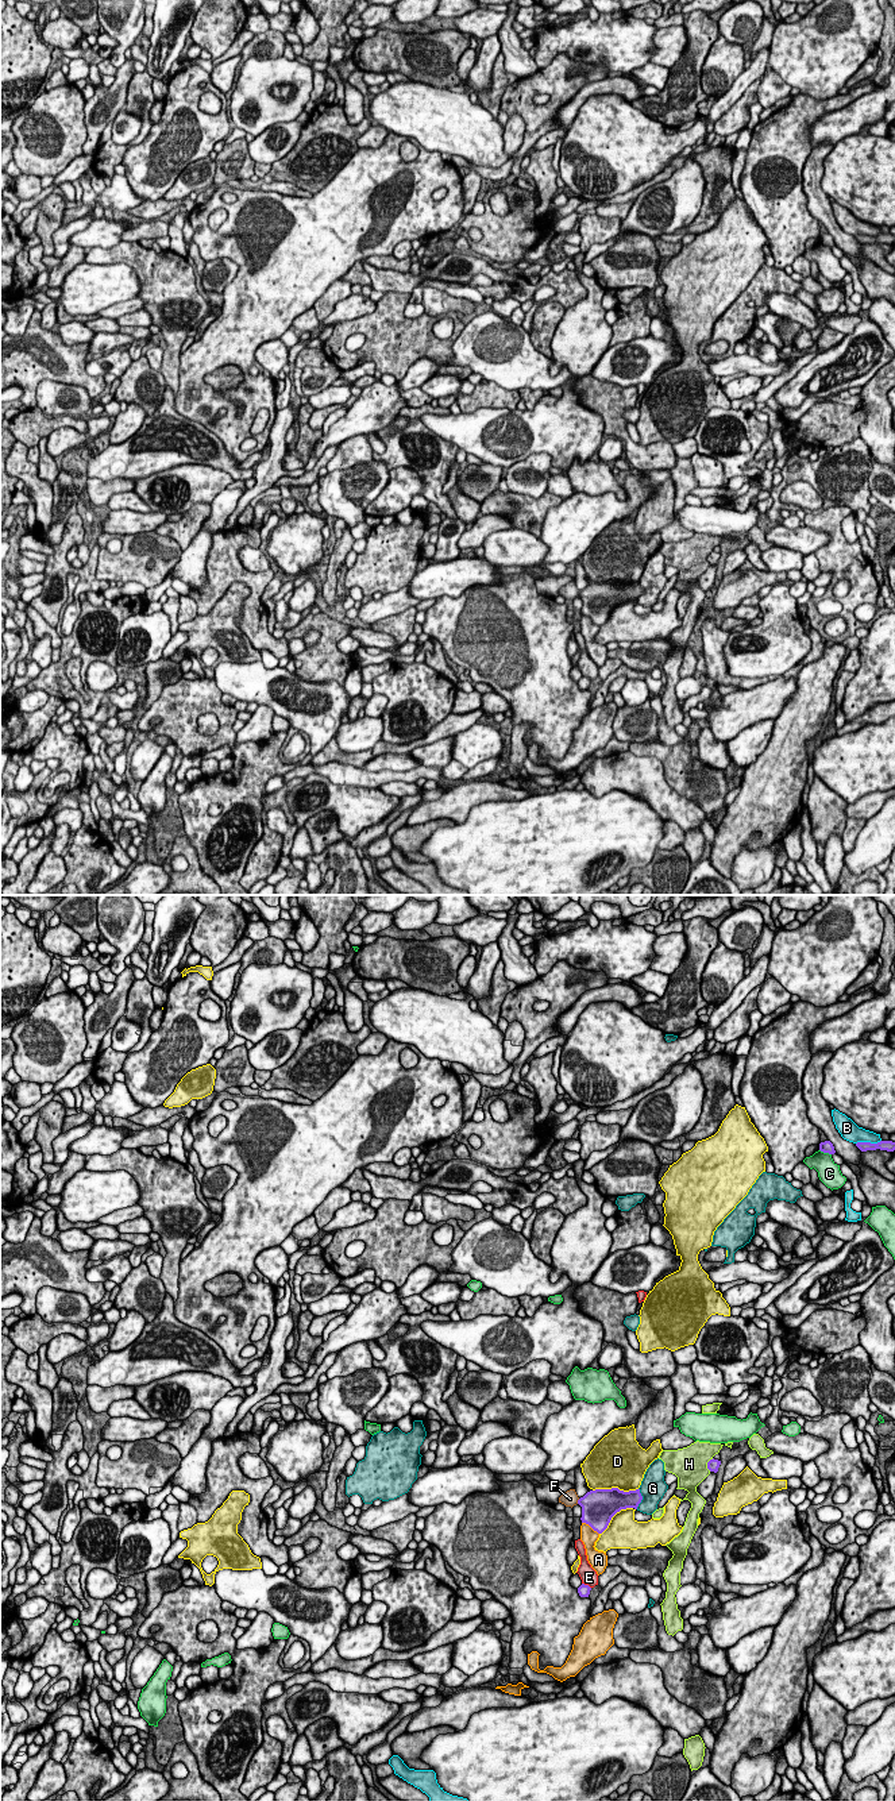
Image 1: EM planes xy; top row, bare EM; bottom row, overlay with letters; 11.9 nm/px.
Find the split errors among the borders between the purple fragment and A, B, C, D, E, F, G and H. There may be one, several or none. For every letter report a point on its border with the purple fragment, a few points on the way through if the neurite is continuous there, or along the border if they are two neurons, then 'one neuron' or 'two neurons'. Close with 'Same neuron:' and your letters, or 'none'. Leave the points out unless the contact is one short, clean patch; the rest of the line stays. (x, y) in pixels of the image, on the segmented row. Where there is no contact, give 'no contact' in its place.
A: meets purple in xy at (590, 1526); two neurons
B: meets purple in xy at (868, 1142); two neurons
C: meets purple in xy at (825, 1152); two neurons
D: meets purple in xy at (614, 1488); two neurons
E: meets purple in xy at (586, 1585); two neurons
F: meets purple in xy at (578, 1501); runs through xy (598, 1507), (589, 1501), (578, 1501), (570, 1499); one neuron
G: meets purple in xy at (641, 1499); two neurons
H: meets purple in xy at (708, 1464); two neurons
Same neuron: F

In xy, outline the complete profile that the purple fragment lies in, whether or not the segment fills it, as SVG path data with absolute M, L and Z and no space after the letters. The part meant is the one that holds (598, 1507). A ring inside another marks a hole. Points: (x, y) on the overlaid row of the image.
M618 1488L590 1490L580 1499L575 1489L570 1489L559 1497L559 1503L566 1507L572 1508L579 1504L582 1507L582 1523L589 1524L598 1534L607 1528L617 1512L626 1508L637 1509L641 1500L640 1489L624 1492Z

